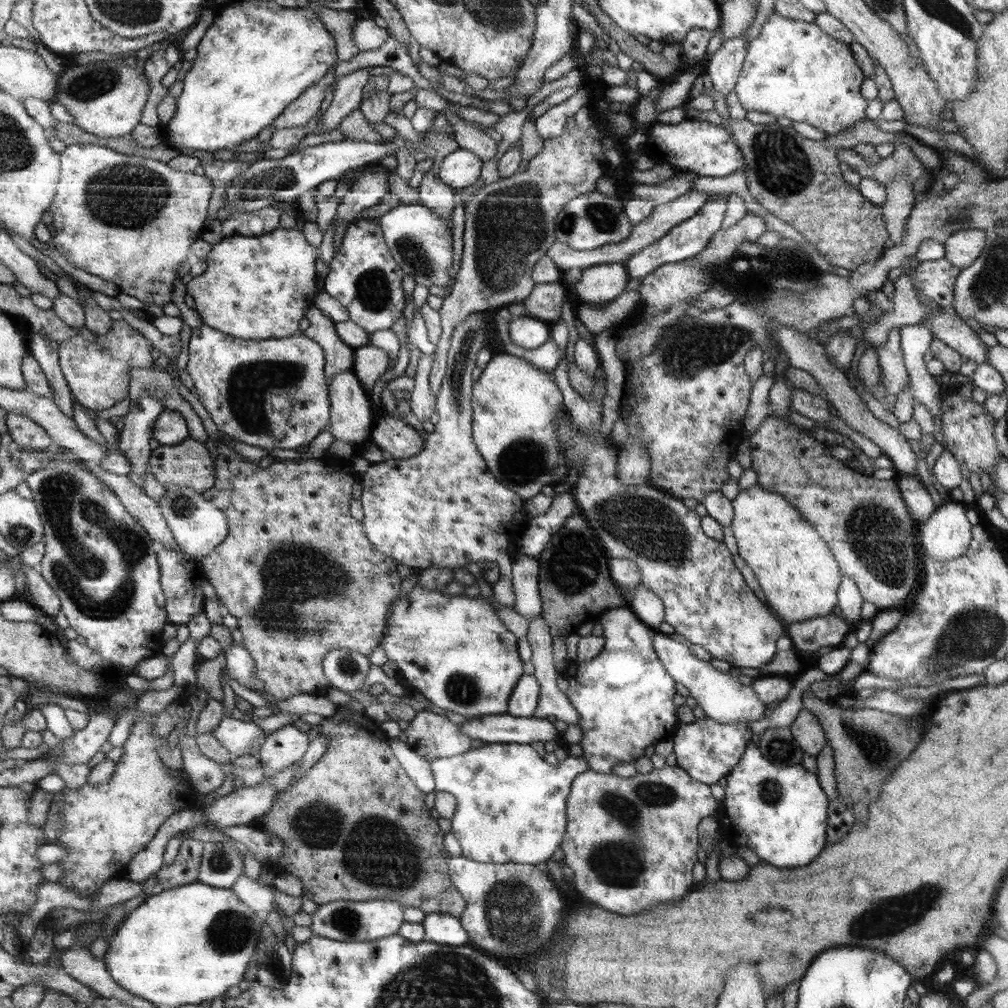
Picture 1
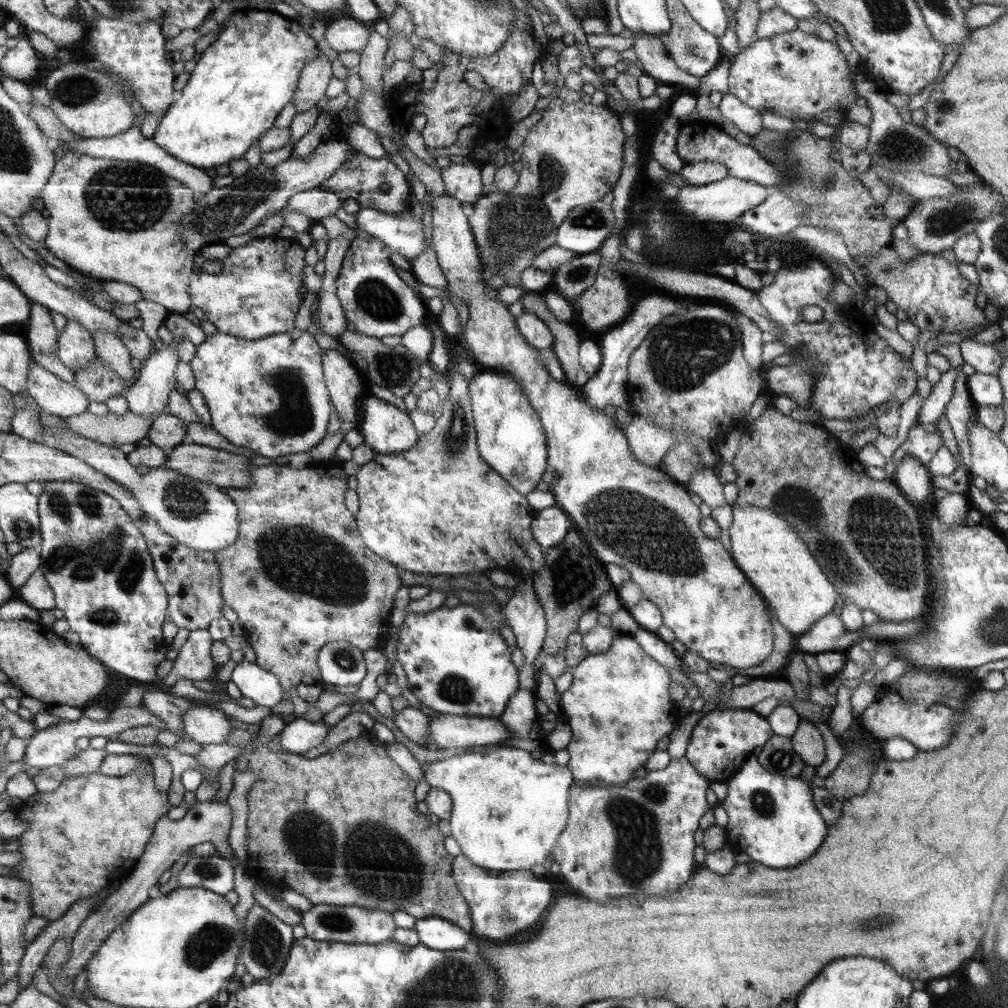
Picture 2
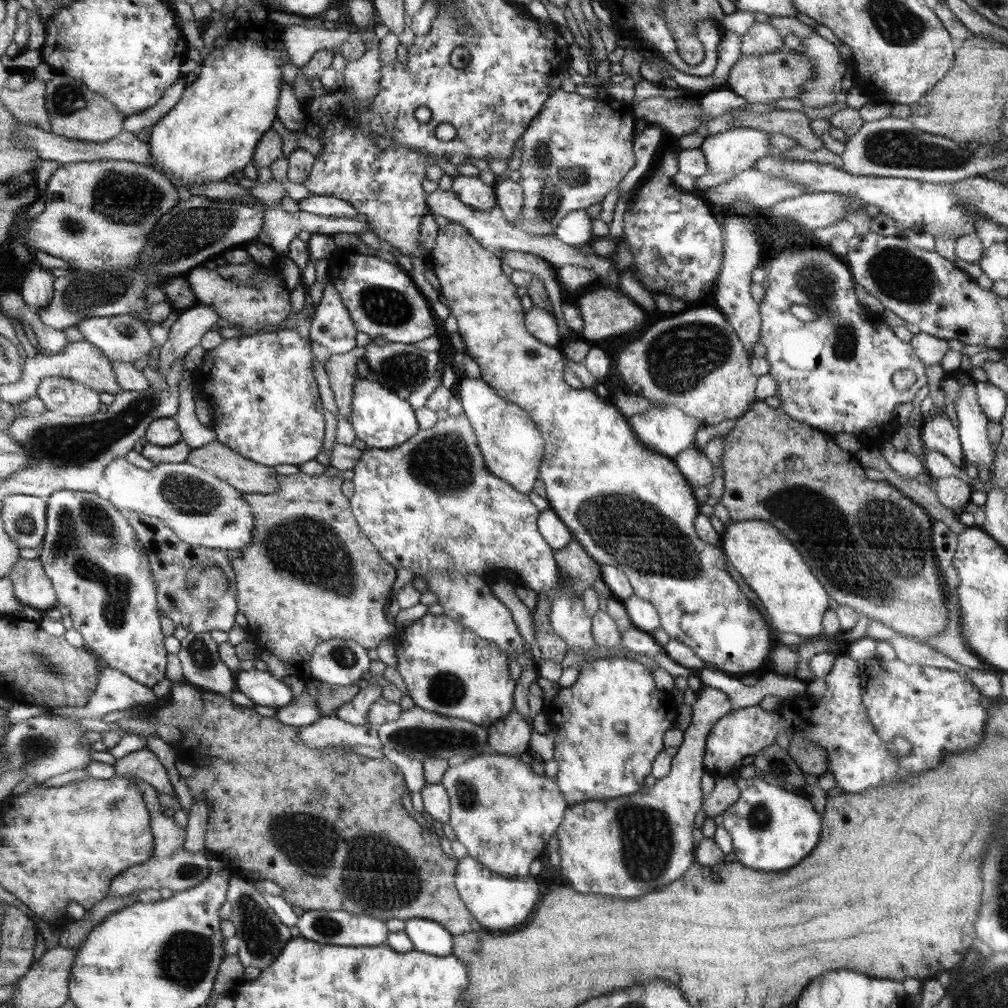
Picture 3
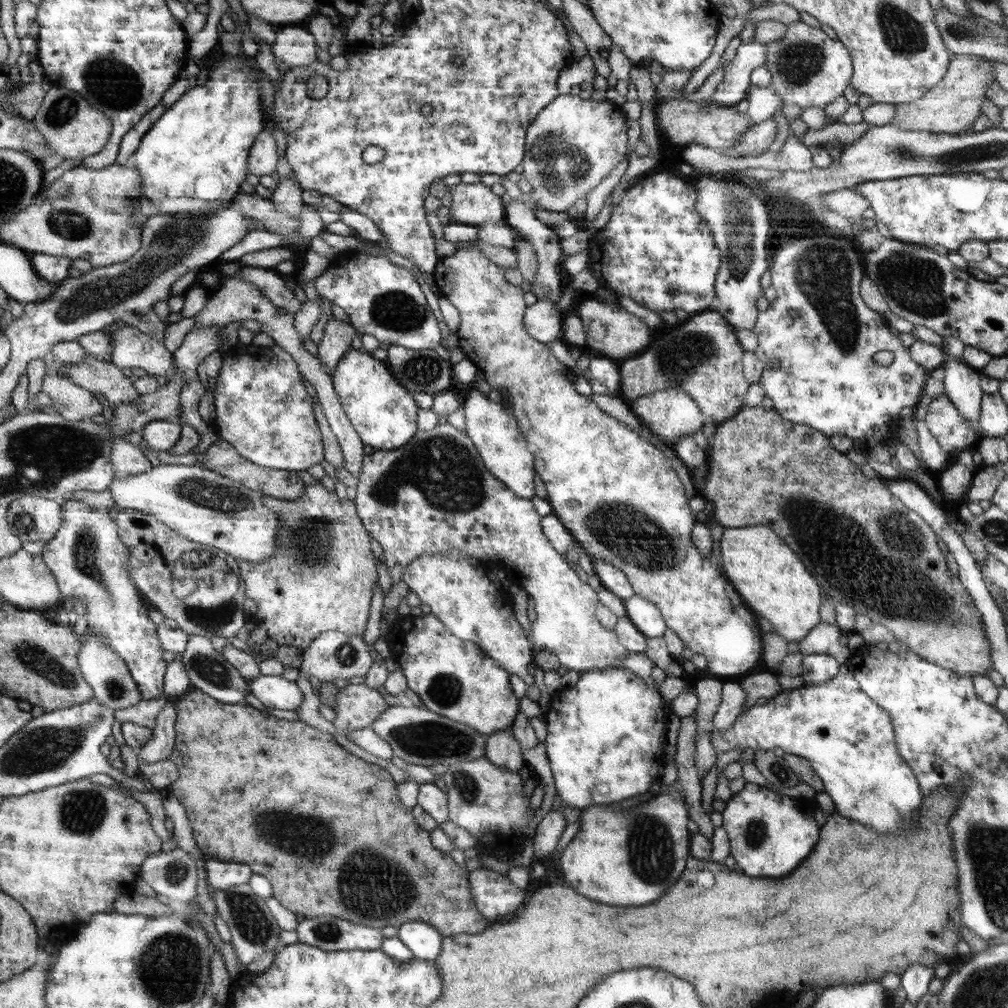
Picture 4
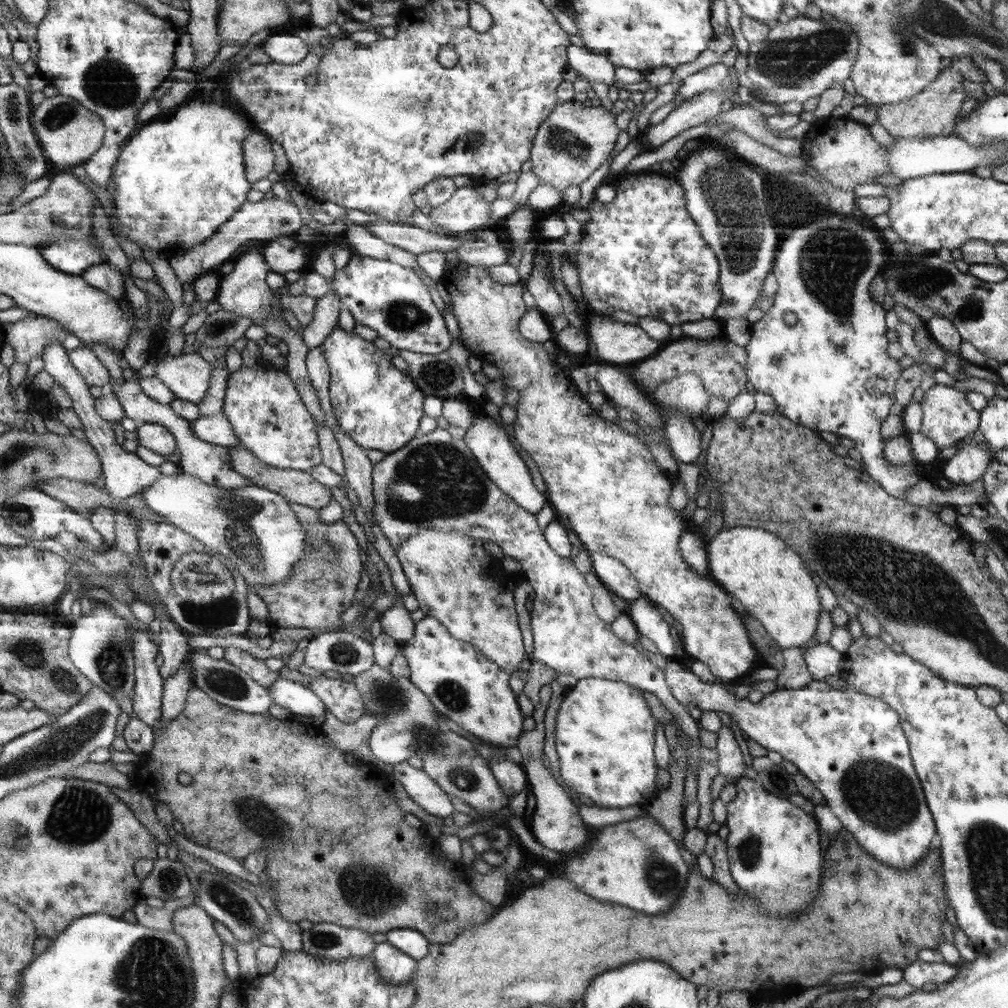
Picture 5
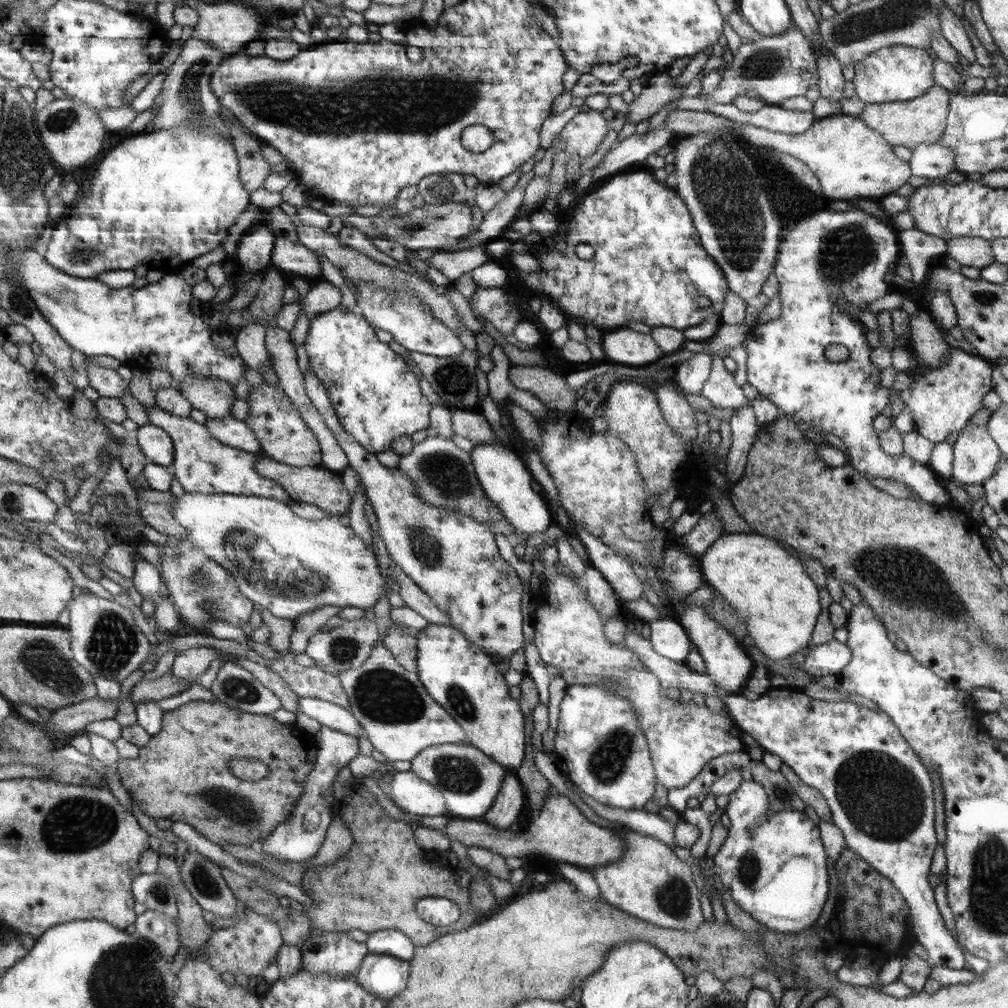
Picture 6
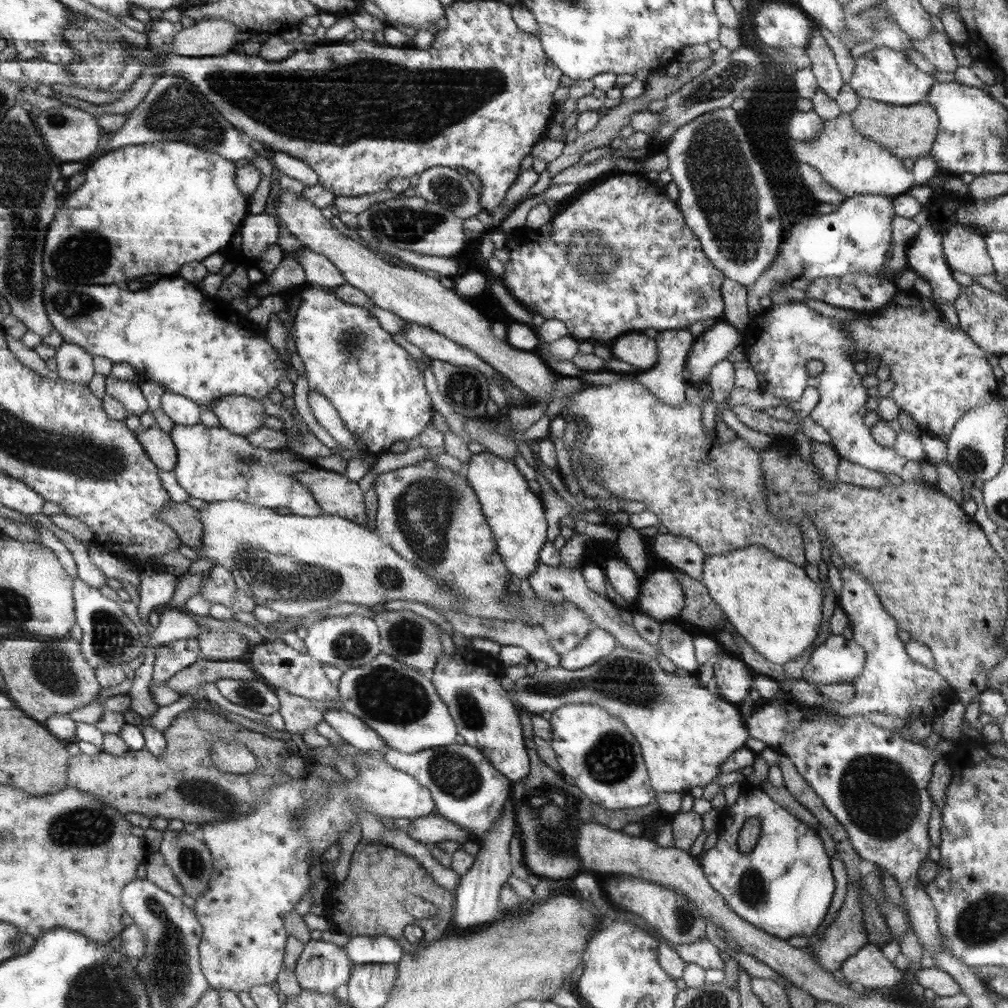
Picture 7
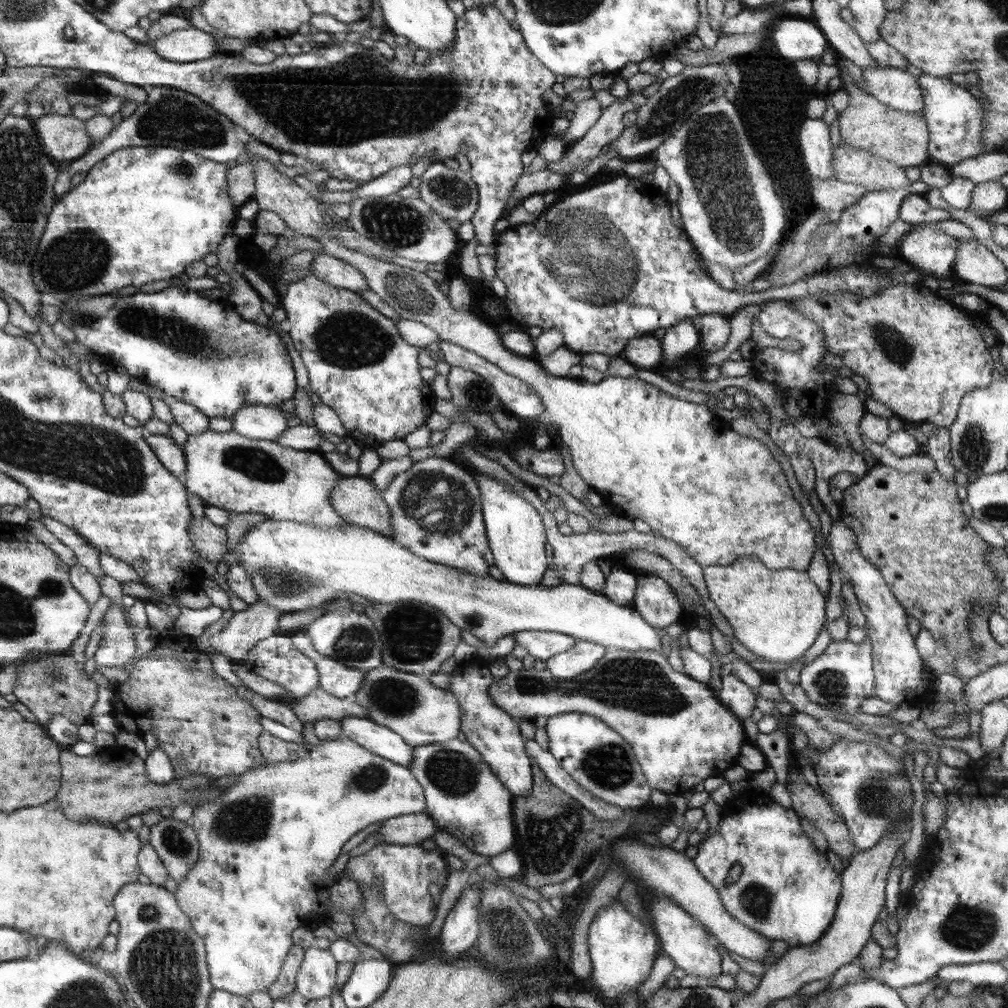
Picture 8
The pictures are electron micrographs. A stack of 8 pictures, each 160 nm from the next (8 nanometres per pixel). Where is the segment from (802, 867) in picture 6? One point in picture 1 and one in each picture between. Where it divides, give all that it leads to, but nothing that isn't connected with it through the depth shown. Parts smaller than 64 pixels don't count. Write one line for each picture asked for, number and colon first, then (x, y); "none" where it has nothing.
1: (780, 812)
2: (773, 818)
3: (773, 829)
4: (770, 835)
5: (773, 846)

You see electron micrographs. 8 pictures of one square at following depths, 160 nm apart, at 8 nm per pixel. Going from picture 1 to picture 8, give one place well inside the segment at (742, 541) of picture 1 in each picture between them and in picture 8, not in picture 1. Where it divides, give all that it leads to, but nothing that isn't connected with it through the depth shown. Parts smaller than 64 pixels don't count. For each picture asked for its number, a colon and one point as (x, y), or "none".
2: (770, 552)
3: (796, 601)
4: (768, 574)
5: (769, 578)
6: (768, 587)
7: (771, 602)
8: (777, 614)

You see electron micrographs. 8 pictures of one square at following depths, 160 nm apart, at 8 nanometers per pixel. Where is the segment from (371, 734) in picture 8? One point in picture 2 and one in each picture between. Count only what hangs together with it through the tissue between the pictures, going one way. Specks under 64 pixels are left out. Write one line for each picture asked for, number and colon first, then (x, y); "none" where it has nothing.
2: (263, 687)
3: (262, 687)
4: (273, 691)
5: (298, 699)
6: (330, 715)
7: (353, 730)

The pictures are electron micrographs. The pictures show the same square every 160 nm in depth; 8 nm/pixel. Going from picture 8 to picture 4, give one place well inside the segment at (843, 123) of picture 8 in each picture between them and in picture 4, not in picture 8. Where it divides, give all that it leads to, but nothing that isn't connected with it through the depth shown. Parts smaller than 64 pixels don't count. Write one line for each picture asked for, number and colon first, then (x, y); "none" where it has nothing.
4: (955, 103)
5: (934, 112)
6: (923, 120)
7: (906, 131)

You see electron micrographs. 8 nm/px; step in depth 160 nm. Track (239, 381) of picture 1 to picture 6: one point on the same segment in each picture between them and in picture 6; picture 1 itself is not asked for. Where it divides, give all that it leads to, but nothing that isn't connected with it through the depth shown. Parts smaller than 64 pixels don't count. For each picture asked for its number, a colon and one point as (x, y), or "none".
2: (268, 395)
3: (265, 400)
4: (262, 408)
5: (263, 405)
6: (279, 428)

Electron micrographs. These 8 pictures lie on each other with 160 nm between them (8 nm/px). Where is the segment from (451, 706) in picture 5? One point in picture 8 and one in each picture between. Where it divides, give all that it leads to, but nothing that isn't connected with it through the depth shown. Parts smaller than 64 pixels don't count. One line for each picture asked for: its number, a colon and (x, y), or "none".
6: (460, 675)
7: (487, 719)
8: (494, 733)

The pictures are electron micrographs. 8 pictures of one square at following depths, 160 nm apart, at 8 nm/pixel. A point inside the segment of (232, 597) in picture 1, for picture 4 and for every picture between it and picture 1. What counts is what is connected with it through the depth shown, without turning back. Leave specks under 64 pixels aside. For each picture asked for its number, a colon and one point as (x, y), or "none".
2: (299, 576)
3: (310, 575)
4: (322, 577)

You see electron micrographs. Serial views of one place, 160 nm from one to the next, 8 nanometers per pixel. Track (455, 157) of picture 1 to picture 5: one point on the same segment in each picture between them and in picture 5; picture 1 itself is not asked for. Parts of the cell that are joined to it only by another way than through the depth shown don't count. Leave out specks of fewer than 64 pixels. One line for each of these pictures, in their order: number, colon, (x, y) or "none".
2: (463, 181)
3: (471, 190)
4: (473, 204)
5: (466, 210)

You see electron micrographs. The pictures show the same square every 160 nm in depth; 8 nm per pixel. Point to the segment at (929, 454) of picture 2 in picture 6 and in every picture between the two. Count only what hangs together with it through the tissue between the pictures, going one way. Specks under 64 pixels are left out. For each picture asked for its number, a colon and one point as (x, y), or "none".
3: (938, 433)
4: (954, 433)
5: (947, 417)
6: (943, 399)

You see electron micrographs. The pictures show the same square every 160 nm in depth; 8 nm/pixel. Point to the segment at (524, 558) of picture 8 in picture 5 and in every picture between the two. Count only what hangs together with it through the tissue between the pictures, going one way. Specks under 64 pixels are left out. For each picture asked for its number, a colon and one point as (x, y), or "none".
5: (487, 437)
6: (505, 479)
7: (516, 515)

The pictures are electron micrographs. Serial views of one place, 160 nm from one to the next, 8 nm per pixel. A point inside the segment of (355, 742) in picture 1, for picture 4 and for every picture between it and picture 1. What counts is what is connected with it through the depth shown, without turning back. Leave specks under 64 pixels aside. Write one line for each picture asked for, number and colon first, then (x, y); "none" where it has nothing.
2: (342, 828)
3: (301, 817)
4: (327, 829)

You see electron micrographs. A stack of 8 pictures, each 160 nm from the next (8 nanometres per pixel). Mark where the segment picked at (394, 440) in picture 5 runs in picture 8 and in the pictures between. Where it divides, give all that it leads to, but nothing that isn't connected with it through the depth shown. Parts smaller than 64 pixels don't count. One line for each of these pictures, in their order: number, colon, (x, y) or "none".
6: (378, 399)
7: (375, 385)
8: (358, 364)

